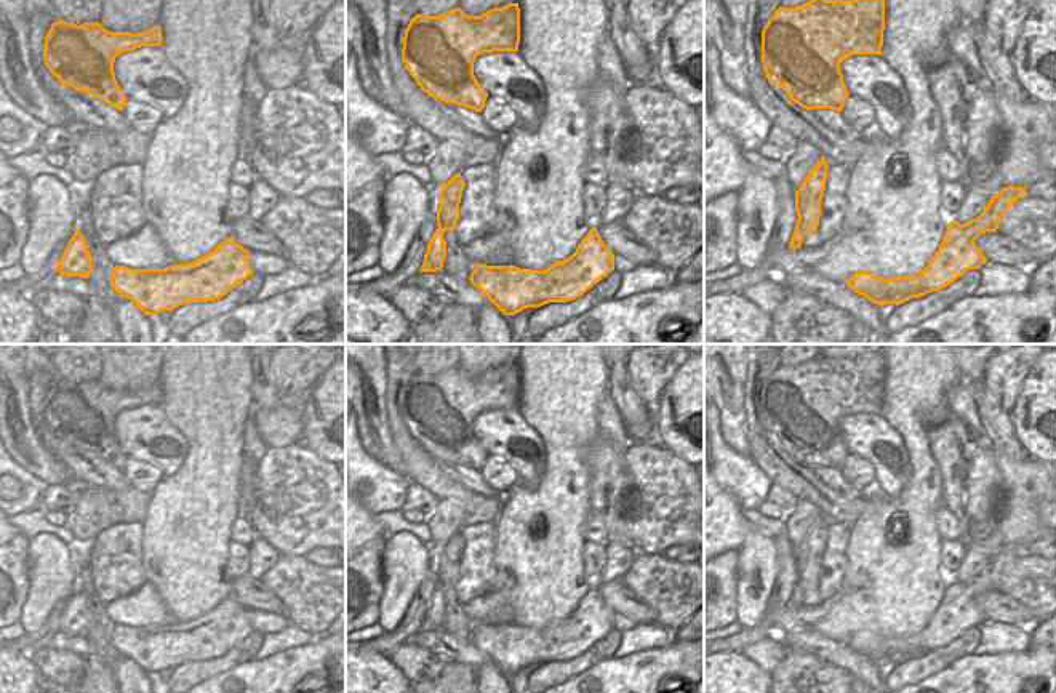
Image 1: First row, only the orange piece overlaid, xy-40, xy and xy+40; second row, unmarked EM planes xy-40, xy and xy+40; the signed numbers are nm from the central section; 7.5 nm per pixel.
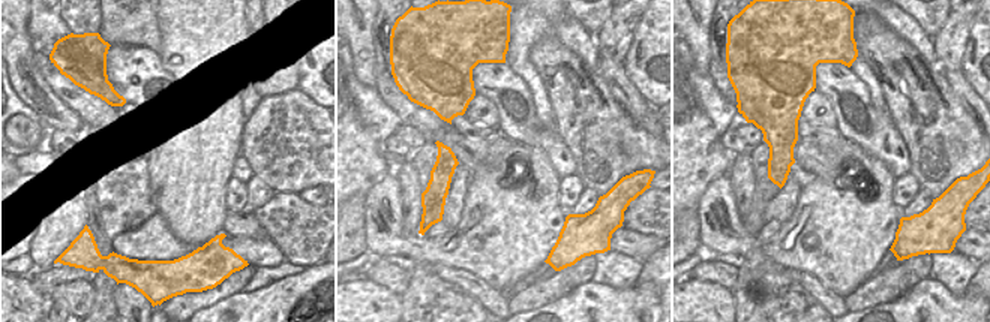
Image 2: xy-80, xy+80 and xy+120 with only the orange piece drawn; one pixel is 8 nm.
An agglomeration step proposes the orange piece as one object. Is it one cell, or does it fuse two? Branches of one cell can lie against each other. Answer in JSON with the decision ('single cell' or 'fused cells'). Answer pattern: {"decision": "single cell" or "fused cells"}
{"decision": "single cell"}

